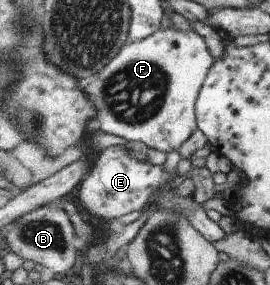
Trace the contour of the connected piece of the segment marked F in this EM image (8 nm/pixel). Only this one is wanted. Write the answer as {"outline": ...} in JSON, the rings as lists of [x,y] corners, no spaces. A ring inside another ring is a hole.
{"outline":[[[162,27],[155,35],[144,40],[126,43],[110,66],[106,66],[106,70],[102,70],[102,74],[98,74],[98,78],[84,88],[99,110],[95,120],[99,122],[100,131],[129,141],[143,142],[163,153],[178,150],[199,129],[197,100],[216,61],[205,38],[194,30],[179,31],[174,27]]]}

